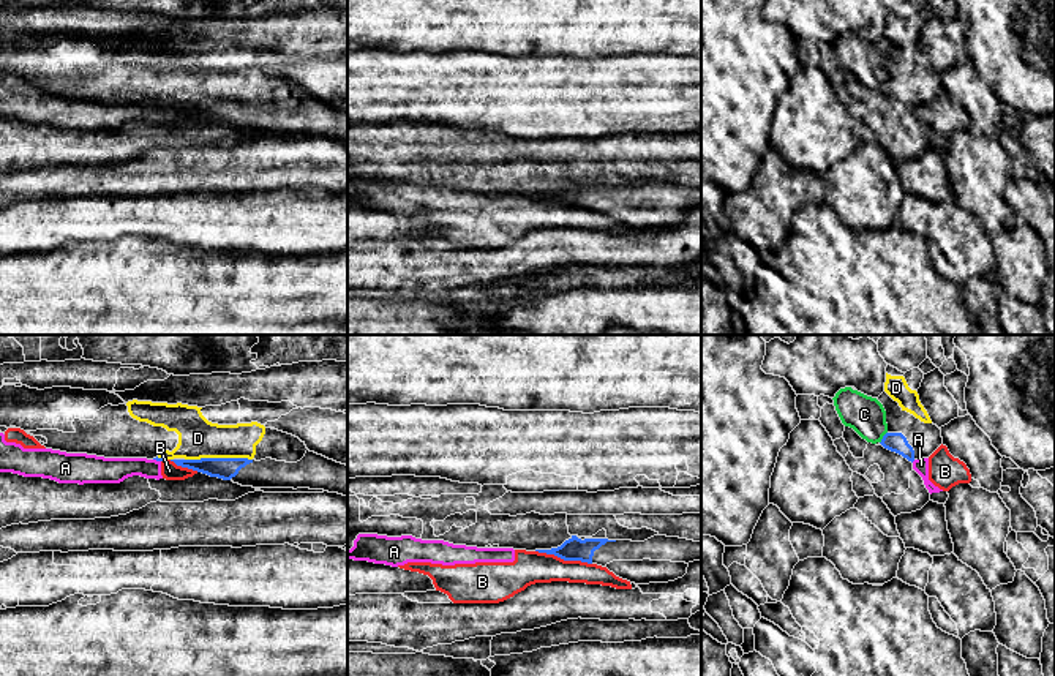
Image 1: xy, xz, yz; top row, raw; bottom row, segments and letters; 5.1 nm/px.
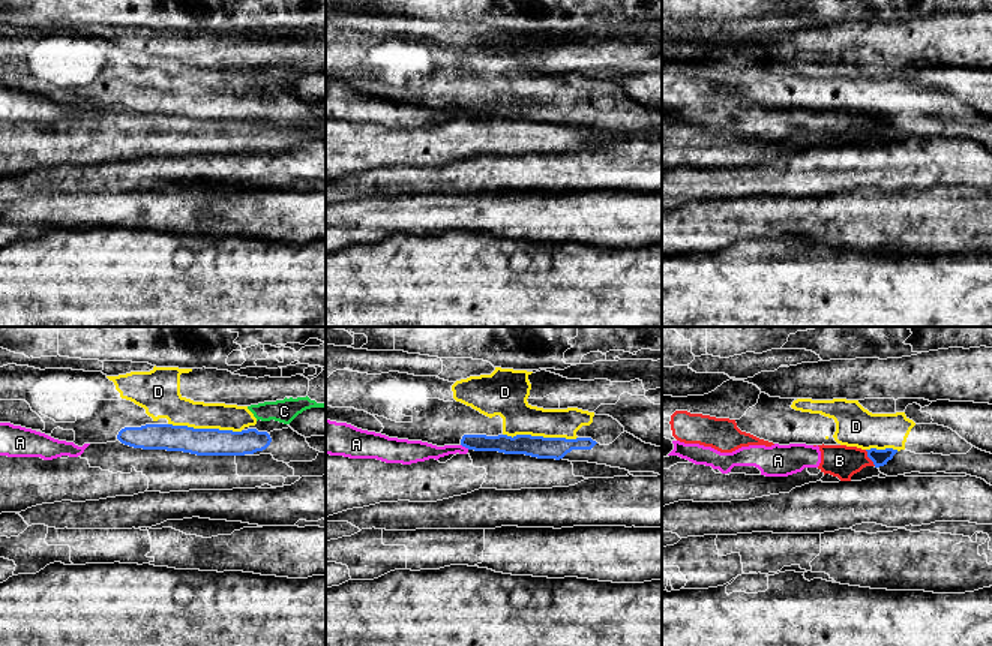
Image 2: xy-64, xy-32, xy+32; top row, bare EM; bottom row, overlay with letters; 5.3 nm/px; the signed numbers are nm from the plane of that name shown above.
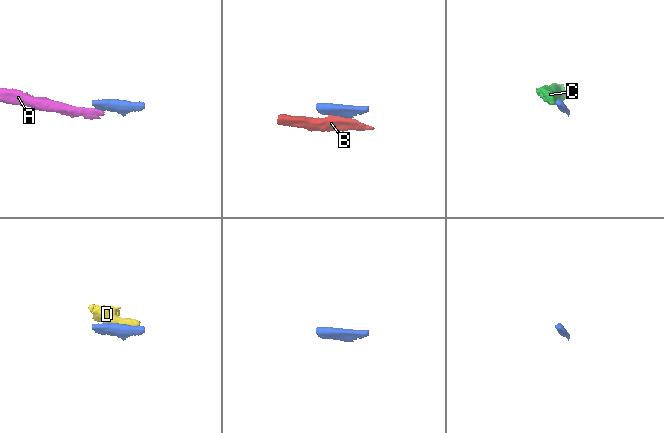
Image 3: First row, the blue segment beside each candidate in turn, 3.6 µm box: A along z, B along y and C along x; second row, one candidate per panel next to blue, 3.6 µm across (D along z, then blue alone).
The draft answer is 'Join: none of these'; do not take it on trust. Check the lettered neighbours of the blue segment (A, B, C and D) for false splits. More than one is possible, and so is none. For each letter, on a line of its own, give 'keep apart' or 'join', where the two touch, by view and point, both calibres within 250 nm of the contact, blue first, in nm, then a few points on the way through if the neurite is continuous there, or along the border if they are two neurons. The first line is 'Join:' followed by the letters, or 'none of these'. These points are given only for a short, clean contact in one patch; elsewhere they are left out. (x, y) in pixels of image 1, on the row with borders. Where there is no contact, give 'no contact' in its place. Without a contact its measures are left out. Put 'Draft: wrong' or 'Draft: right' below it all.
Join: D
A: keep apart; meets blue in xy at (157, 460); 20 nm thick on the blue side, 130 nm on the other; border along xy (153, 458), (160, 461)
B: keep apart; meets blue in xz at (564, 559); 120 nm thick on the blue side, 170 nm on the other; border along xz (536, 550), (591, 564)
C: keep apart; meets blue in yz at (883, 438); 100 nm thick on the blue side, 190 nm on the other
D: join; meets blue in xy at (218, 458); 110 nm thick on the blue side, 200 nm on the other
Draft: wrong

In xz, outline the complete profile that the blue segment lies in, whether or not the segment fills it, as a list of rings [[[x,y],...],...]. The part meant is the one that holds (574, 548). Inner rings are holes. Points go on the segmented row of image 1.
[[[572,535],[558,548],[535,551],[564,561],[597,564],[635,584],[674,581],[687,573],[690,562],[701,561],[701,542],[666,535],[654,535],[644,542],[581,540]]]

